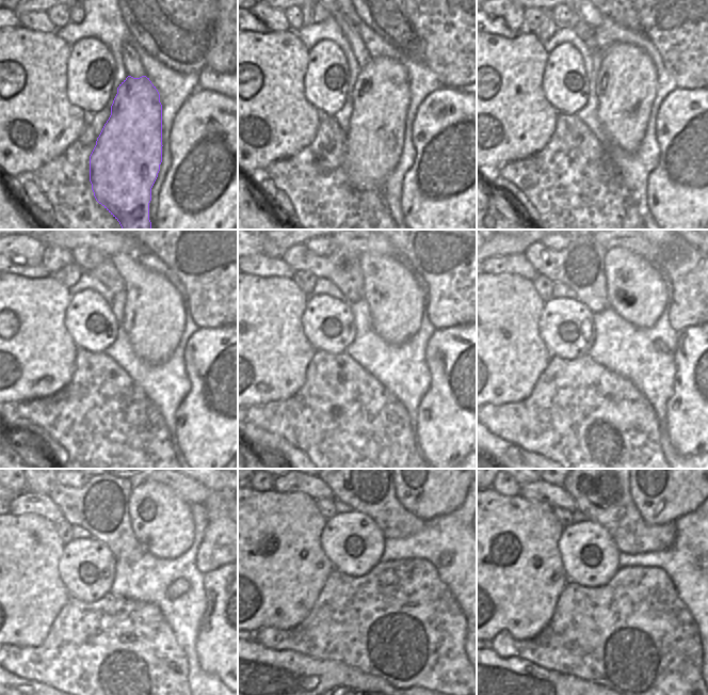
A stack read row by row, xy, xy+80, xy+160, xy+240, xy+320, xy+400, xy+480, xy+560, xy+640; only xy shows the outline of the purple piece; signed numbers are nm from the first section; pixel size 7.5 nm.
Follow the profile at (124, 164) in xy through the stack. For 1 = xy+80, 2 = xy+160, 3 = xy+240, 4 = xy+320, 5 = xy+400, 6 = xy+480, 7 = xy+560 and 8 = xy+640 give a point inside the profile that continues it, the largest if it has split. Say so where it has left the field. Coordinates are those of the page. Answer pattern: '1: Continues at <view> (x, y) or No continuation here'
1: Continues at xy+80 (374, 139)
2: Continues at xy+160 (626, 85)
3: Continues at xy+240 (154, 318)
4: Continues at xy+320 (395, 299)
5: Continues at xy+400 (636, 290)
6: Continues at xy+480 (161, 521)
7: Continues at xy+560 (427, 490)
8: Continues at xy+640 (663, 490).

